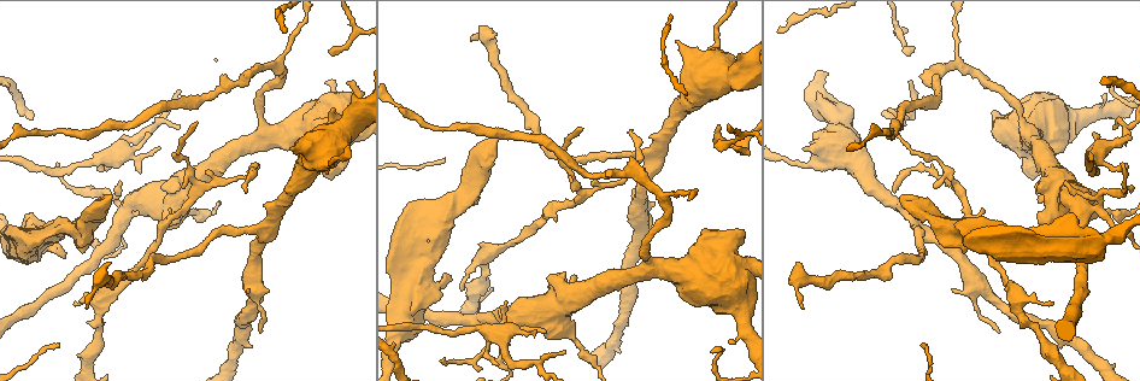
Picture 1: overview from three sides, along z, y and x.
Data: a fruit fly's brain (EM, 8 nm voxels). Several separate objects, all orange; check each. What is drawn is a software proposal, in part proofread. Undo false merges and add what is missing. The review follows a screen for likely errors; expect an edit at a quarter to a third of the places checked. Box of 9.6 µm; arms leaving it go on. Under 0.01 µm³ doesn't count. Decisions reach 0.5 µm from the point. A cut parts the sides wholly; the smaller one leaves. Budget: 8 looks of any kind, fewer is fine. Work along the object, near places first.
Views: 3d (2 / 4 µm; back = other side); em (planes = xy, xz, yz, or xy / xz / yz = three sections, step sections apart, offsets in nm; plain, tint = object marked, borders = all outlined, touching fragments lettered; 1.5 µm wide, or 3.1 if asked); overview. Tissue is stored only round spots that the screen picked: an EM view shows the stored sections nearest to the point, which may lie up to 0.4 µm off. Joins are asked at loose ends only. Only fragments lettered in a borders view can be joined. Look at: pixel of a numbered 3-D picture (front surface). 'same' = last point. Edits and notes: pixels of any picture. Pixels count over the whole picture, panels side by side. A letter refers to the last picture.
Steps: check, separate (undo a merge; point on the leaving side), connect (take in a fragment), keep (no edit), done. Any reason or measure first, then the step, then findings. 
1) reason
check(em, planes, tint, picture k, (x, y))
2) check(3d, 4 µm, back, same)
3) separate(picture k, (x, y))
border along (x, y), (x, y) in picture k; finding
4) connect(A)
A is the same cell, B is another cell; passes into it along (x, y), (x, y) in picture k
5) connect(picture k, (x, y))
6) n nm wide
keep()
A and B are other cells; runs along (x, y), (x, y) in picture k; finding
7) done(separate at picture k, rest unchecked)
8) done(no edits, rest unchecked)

tapers out
check(3d, 2 µm, picture 1, (631, 133))

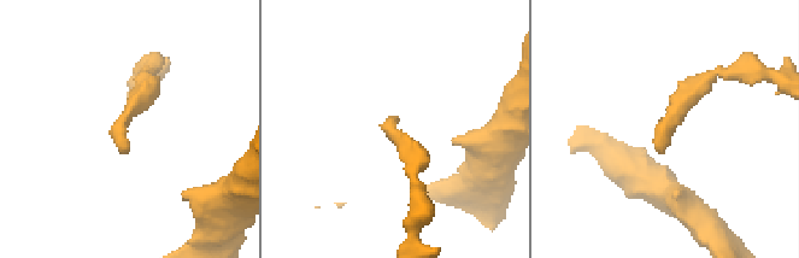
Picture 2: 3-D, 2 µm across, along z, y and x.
need the tissue
check(em, planes, borders, picture 2, (395, 118))

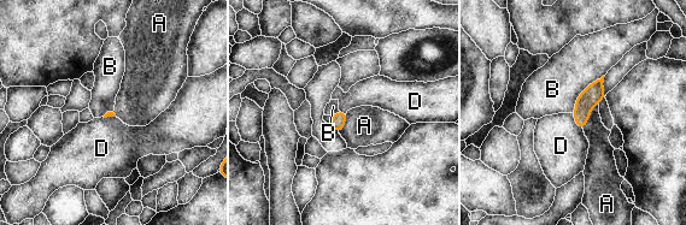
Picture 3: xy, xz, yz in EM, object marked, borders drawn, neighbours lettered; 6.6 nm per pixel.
keep()
A, B and D are other cells; no lettered fragment goes on from it

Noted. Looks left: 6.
sudden change in width
check(em, planes, plain, picture 1, (191, 213))

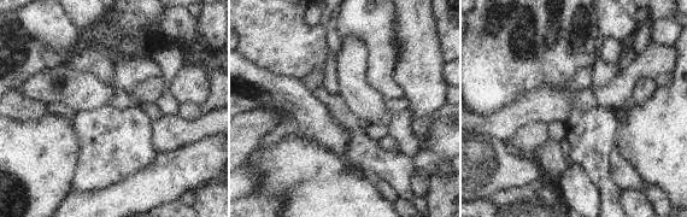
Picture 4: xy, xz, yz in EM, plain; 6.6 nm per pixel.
check(em, planes, tint, same)

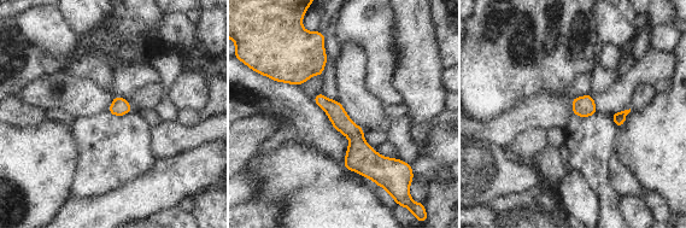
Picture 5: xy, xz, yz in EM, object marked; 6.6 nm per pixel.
check(em, planes, borders, same)

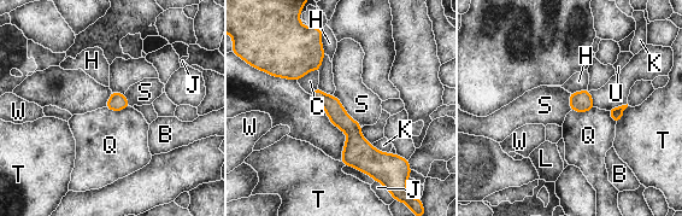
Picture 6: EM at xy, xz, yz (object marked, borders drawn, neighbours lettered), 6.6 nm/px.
110 nm wide; S touches over 280 nm
keep()
B, C, H, J, K, L, Q, S, T, U and W are other cells; all the same cell

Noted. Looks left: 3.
branch stops here
check(em, xy, step 4, tint, picture 1, (495, 365))

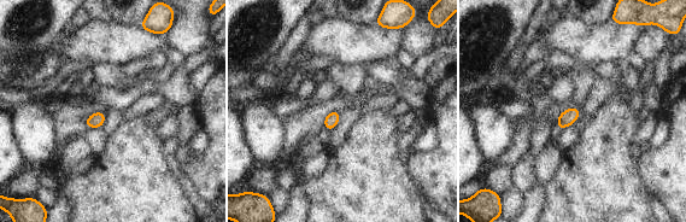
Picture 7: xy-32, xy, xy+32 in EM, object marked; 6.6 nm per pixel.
check(em, planes, borders, same)

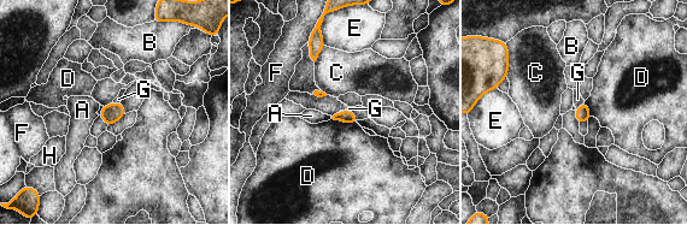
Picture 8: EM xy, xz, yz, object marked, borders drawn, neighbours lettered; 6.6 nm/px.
80 nm wide
keep()
A, B, C, D, E, F, G and H are other cells; border along (332, 118), (339, 122), (356, 123) in picture 8; no lettered fragment goes on from it

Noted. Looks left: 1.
done(no edits, rest unchecked)

